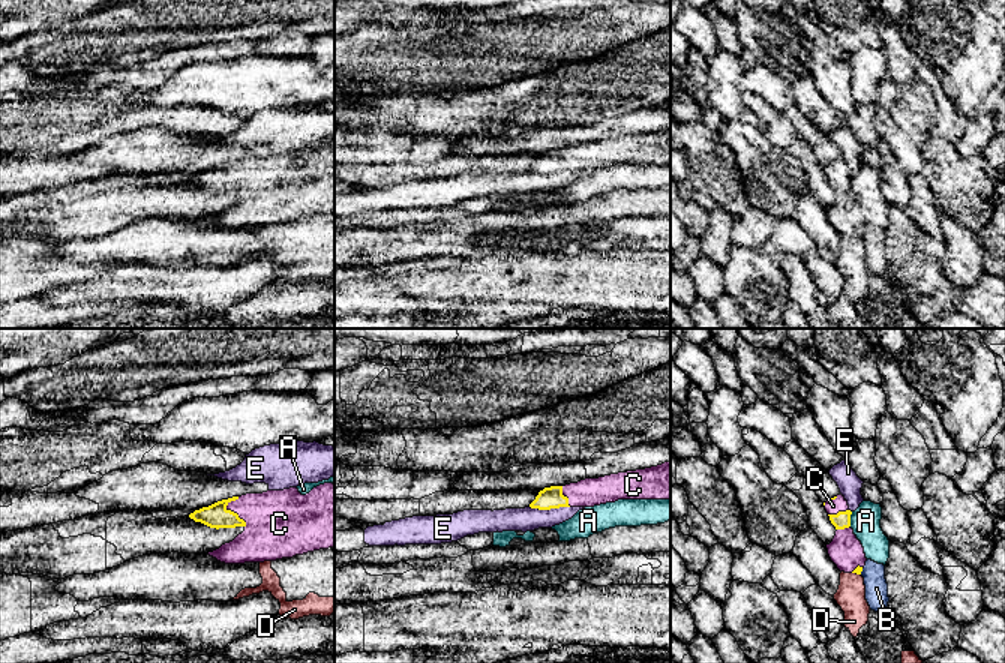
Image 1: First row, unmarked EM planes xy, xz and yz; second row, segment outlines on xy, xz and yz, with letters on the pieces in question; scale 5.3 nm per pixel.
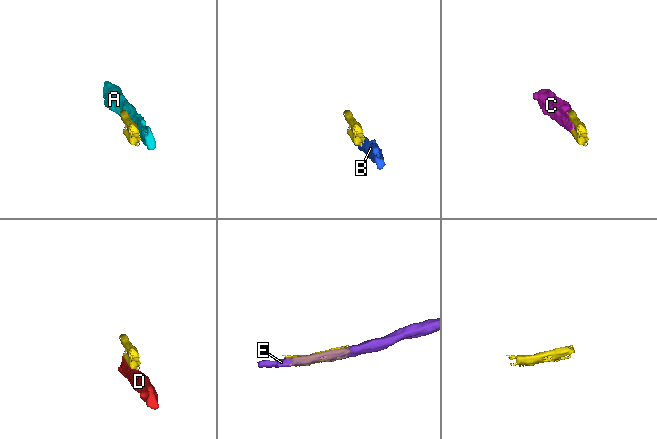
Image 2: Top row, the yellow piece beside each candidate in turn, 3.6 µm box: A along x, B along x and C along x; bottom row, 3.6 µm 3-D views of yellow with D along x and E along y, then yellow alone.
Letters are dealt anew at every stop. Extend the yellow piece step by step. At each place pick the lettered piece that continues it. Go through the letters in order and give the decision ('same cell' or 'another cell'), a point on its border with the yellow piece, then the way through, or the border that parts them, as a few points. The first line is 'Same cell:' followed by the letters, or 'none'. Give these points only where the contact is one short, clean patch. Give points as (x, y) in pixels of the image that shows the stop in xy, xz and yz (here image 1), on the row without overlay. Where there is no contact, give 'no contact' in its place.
Same cell: C
A: another cell; meets yellow in yz at (849, 183)
B: another cell; meets yellow in yz at (861, 234)
C: same cell; meets yellow in xy at (233, 176)
D: another cell; meets yellow in yz at (857, 237)
E: another cell; meets yellow in xz at (549, 173)

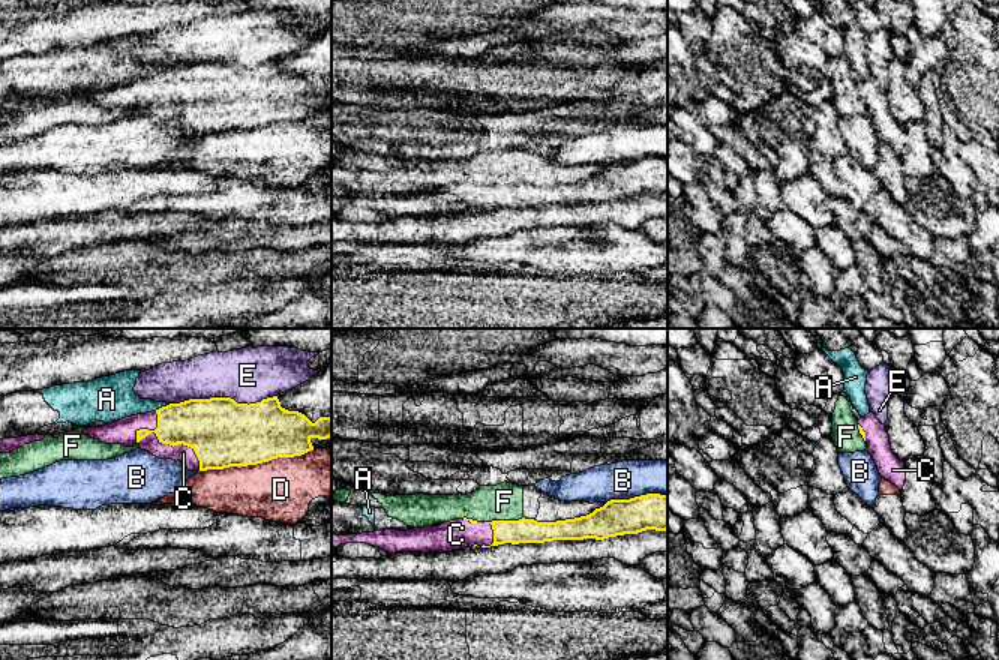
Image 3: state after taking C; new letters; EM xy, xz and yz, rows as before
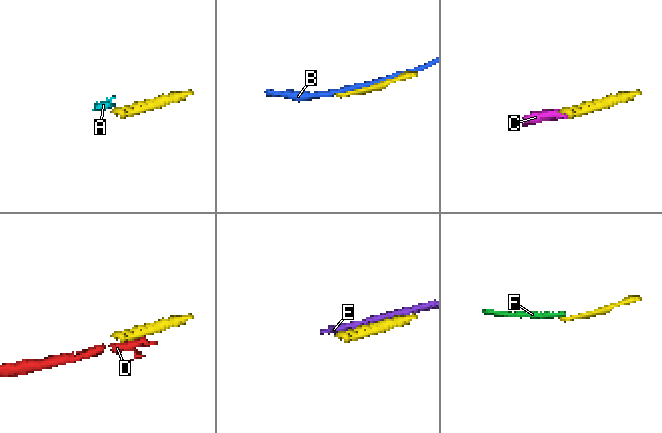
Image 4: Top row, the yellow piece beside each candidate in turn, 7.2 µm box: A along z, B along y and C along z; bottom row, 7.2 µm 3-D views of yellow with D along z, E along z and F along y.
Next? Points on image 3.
Same cell: C
A: another cell; meets yellow in xy at (162, 71); border along xy (167, 68), (155, 74)
B: another cell; meets yellow in xz at (636, 161)
C: same cell; meets yellow in xy at (173, 110)
D: another cell; meets yellow in xy at (255, 128)
E: another cell; meets yellow in xy at (222, 62)
F: another cell; meets yellow in xz at (503, 185); border along xz (522, 180), (518, 183), (485, 186)

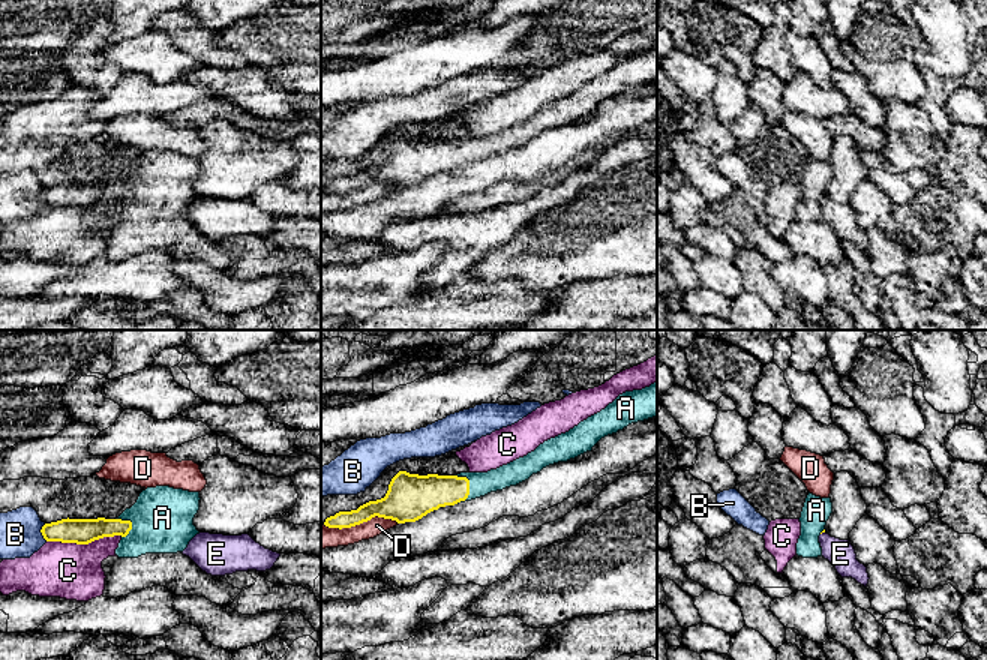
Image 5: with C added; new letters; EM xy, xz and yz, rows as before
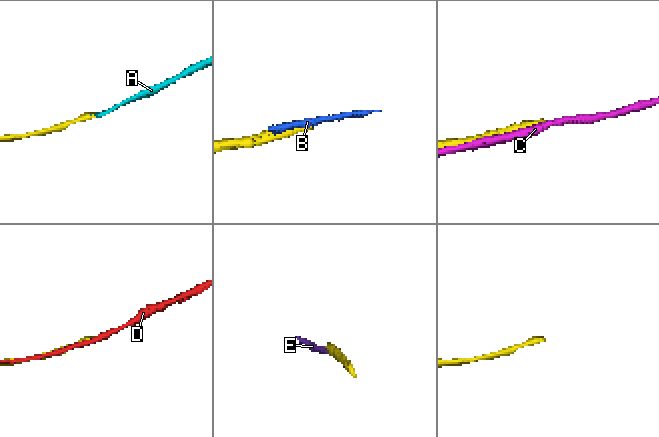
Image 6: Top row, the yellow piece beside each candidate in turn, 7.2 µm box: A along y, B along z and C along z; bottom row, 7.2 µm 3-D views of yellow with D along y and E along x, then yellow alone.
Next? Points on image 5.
Same cell: A
A: same cell; meets yellow in xz at (468, 152)
B: another cell; meets yellow in xy at (42, 197)
C: another cell; meets yellow in xy at (84, 207)
D: another cell; meets yellow in xz at (360, 186)
E: another cell; meets yellow in yz at (822, 195)

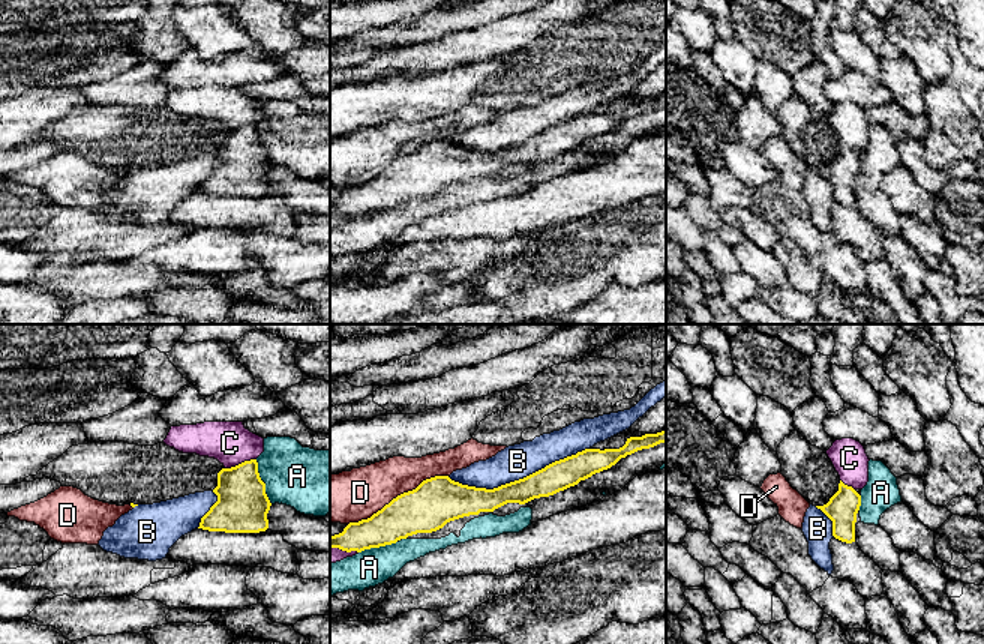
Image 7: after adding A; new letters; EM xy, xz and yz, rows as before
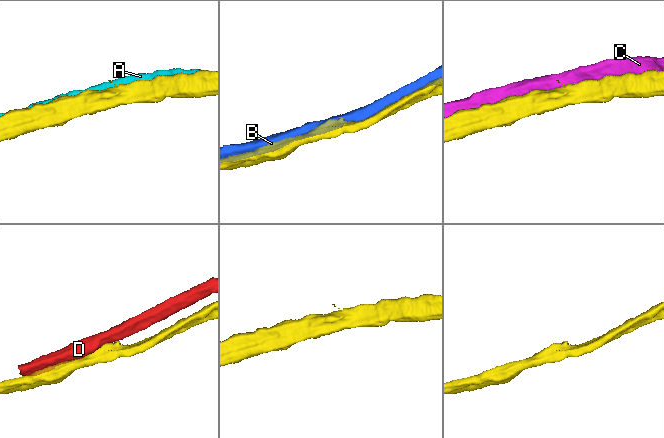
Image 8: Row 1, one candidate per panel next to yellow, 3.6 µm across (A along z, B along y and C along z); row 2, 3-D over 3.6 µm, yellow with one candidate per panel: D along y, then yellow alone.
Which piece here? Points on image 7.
Same cell: none
A: another cell; meets yellow in xy at (263, 146)
B: another cell; meets yellow in xz at (519, 143)
C: another cell; meets yellow in xy at (242, 126)
D: another cell; meets yellow in xz at (398, 159)

